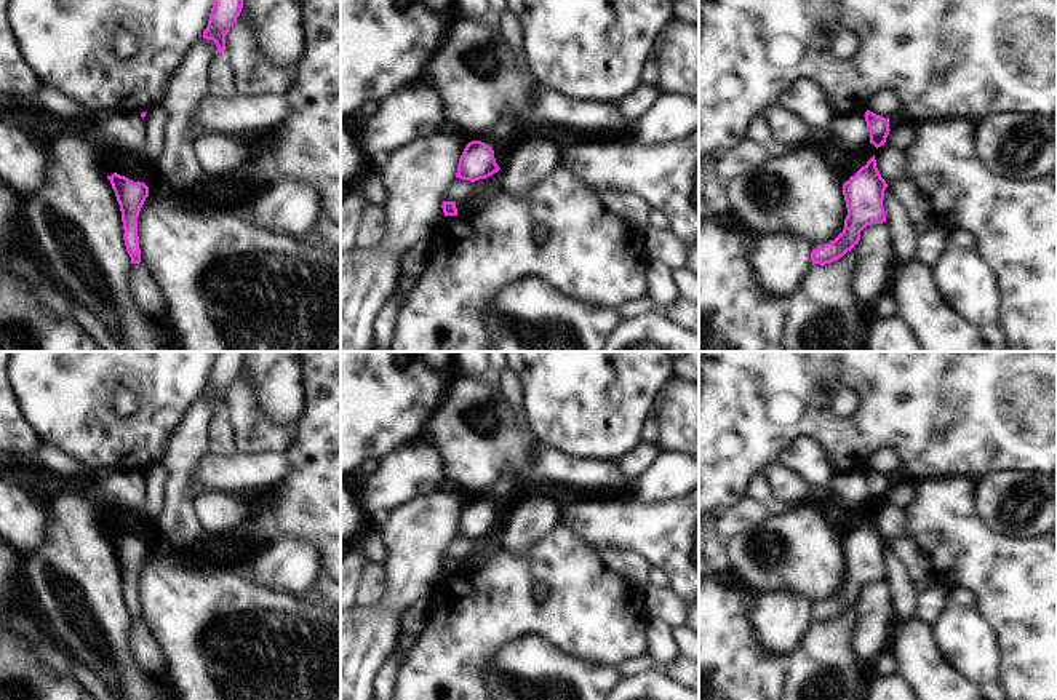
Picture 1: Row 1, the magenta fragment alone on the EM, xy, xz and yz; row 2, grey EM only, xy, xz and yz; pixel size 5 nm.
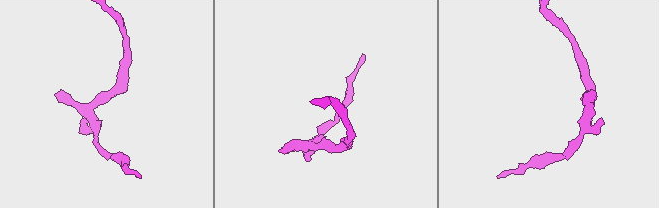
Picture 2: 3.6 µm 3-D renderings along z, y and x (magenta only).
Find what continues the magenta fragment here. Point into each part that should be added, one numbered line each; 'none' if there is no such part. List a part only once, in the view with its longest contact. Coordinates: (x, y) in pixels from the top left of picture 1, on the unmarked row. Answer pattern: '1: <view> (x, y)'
1: xz (504, 485).

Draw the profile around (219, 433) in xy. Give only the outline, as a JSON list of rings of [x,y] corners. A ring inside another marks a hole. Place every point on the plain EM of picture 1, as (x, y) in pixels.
[[[222,409],[211,416],[208,422],[206,436],[208,452],[211,454],[230,455],[237,451],[227,409]]]

